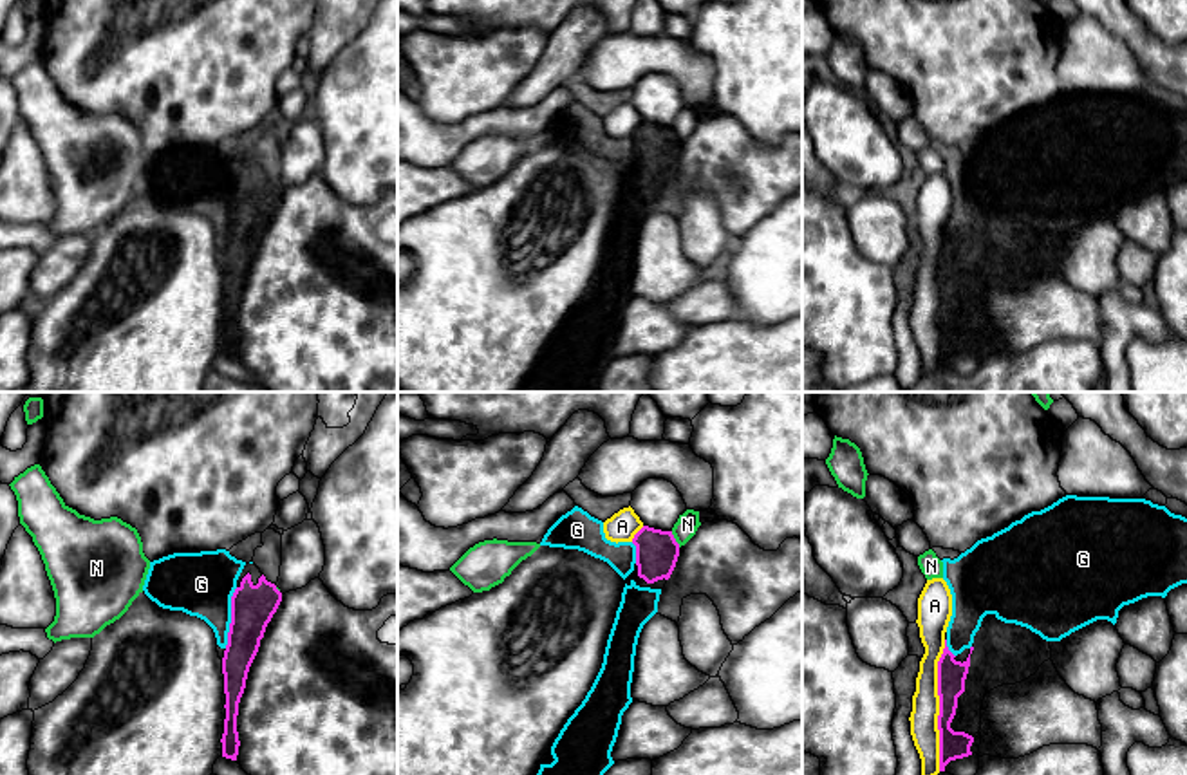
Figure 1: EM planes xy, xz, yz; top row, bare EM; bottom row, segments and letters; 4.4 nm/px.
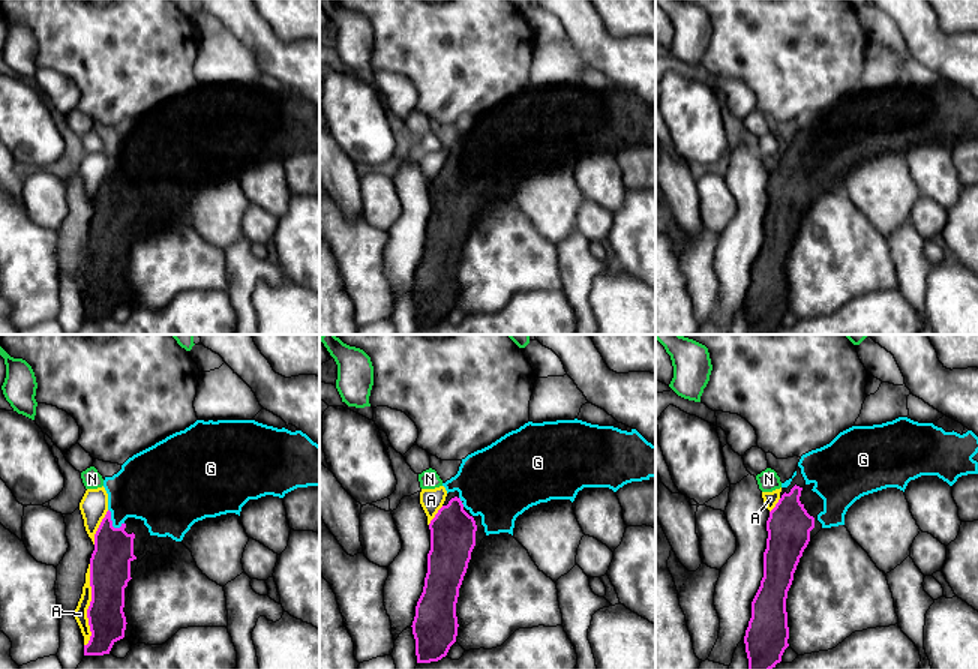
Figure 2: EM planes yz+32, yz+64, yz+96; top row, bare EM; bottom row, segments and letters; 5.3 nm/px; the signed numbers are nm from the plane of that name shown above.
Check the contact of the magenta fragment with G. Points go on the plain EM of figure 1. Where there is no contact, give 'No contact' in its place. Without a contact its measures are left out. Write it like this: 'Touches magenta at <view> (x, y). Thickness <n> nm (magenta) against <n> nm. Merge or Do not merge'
Touches magenta at xy (232, 214). Thickness 190 nm (magenta) against 280 nm. Merge

